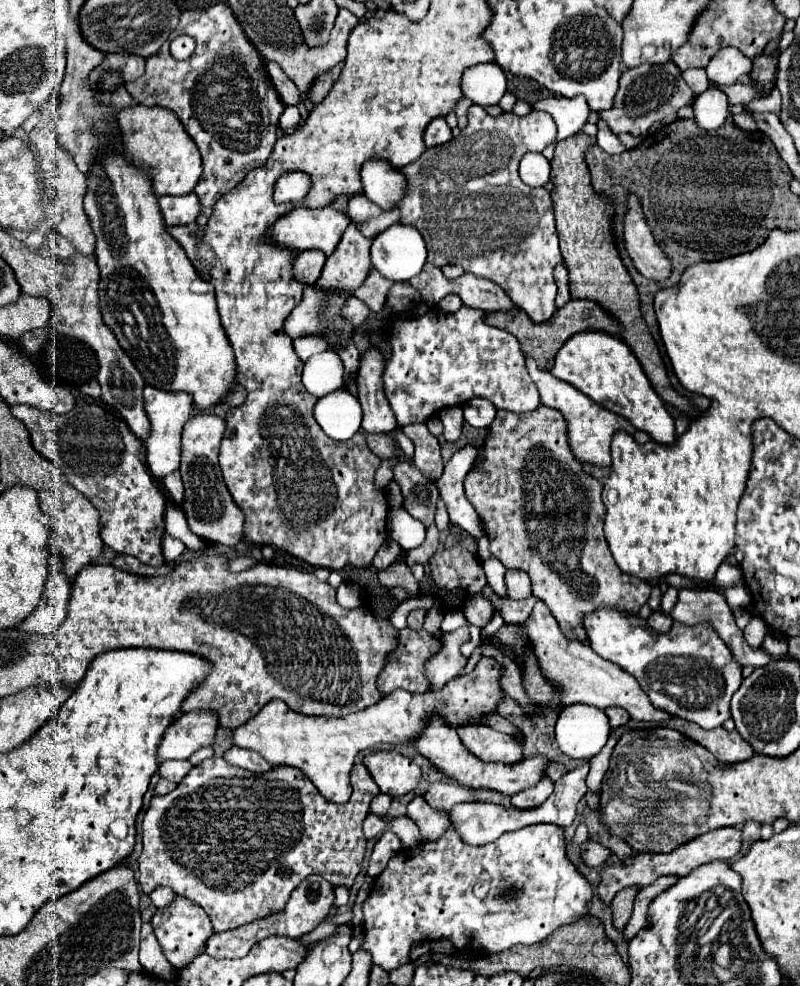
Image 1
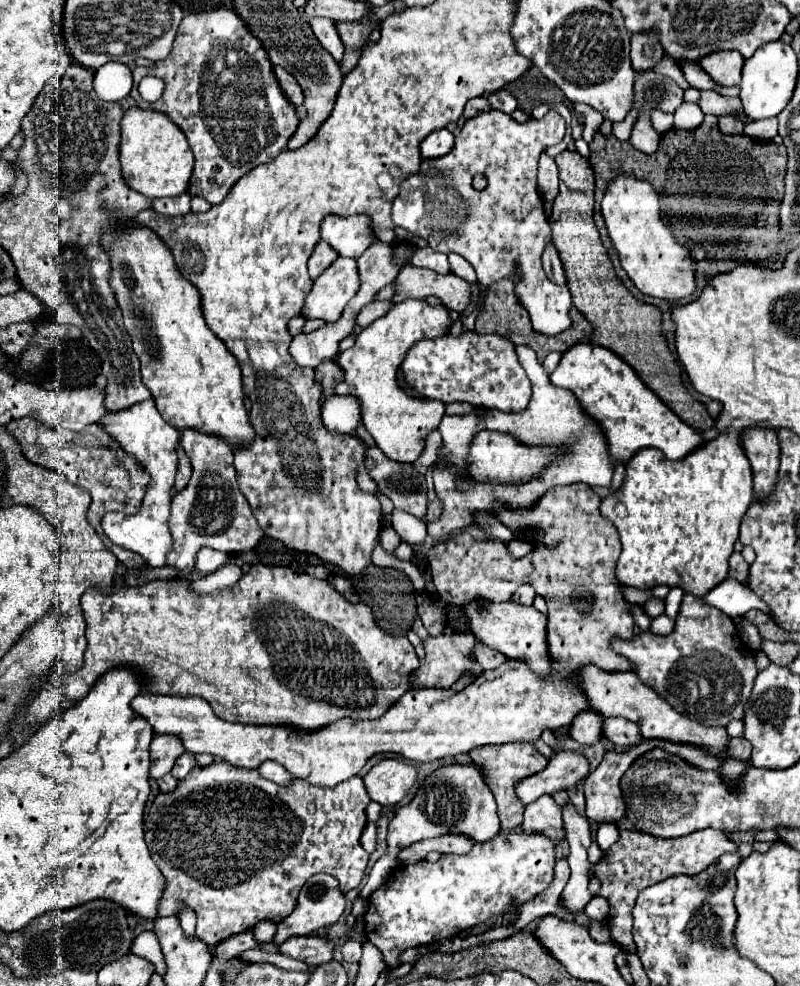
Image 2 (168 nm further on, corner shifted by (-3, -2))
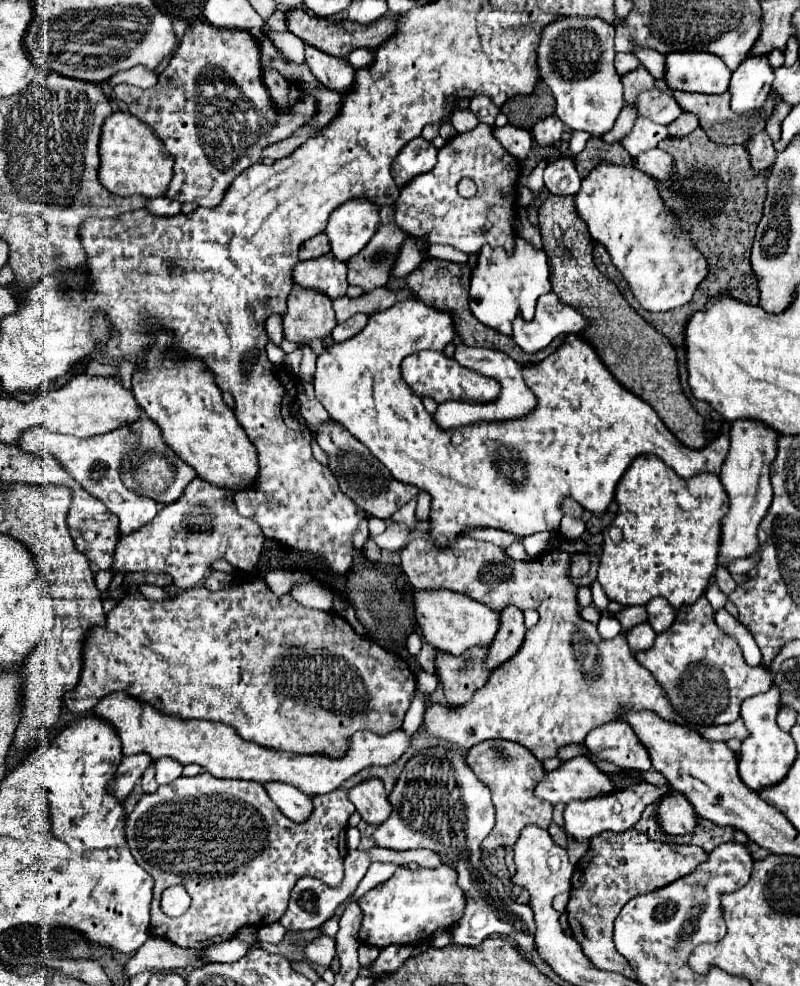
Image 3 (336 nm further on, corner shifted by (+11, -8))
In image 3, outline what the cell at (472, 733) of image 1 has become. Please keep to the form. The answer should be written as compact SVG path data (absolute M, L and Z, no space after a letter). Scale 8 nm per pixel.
M489 740L489 742L481 742L481 744L473 746L467 752L467 764L475 772L475 776L491 790L495 812L497 812L495 828L483 840L485 854L493 854L493 850L501 848L501 846L513 846L515 840L519 838L519 832L527 824L537 824L541 828L549 828L553 806L549 802L543 802L533 796L533 788L543 778L545 770L541 766L541 762L529 750L525 750L517 742Z

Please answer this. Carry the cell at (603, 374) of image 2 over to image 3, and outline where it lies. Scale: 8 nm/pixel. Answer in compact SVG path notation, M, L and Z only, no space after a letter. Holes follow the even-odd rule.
M403 300L369 316L367 326L357 336L329 346L317 358L315 372L315 396L331 418L339 420L361 444L365 444L399 482L413 484L431 494L431 536L435 546L451 546L465 526L493 526L517 536L529 536L545 530L555 532L559 530L561 522L559 502L565 496L577 500L581 506L585 506L585 510L603 514L613 500L615 486L623 472L629 468L633 458L645 452L659 456L681 478L691 478L697 472L721 472L721 464L729 450L727 434L715 438L701 450L689 450L667 430L647 402L631 394L611 376L591 344L577 334L569 334L565 344L543 362L525 366L525 382L539 400L533 414L521 420L493 424L481 422L453 432L443 432L437 428L433 416L423 408L421 398L415 396L413 390L401 380L399 364L405 356L419 350L443 350L453 338L453 320L447 312L425 306L421 300ZM517 472L521 474L521 480L515 482L513 478Z

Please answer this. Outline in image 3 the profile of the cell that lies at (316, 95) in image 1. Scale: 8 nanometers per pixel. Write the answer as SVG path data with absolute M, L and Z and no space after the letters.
M295 10L295 12L287 12L287 14L289 14L287 26L289 26L289 30L295 36L299 36L303 42L311 42L313 46L317 46L325 54L331 54L331 56L337 56L337 58L347 58L353 48L365 47L370 50L375 50L377 46L381 46L395 32L393 26L395 26L395 22L399 18L399 14L385 14L377 22L359 24L359 22L351 22L351 20L315 18L315 16L309 16L303 10Z

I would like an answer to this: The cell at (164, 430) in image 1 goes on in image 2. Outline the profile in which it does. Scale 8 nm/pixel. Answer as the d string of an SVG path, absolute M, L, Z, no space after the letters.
M153 398L133 404L131 408L125 408L119 412L109 412L107 416L99 420L99 426L103 428L103 432L107 432L113 438L117 448L133 456L135 462L149 474L149 484L147 484L141 510L131 516L119 511L108 512L102 519L102 528L115 544L121 544L137 552L147 566L161 568L167 552L171 550L171 534L167 528L167 518L169 518L169 506L171 506L171 488L173 488L173 480L177 472L175 444L179 442L179 430L161 418Z

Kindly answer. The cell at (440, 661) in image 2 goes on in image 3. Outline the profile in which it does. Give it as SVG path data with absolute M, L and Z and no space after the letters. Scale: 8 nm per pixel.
M471 648L461 656L451 656L443 650L435 650L435 672L451 706L463 706L471 700L473 692L487 682L489 668L483 666L485 654L487 648Z

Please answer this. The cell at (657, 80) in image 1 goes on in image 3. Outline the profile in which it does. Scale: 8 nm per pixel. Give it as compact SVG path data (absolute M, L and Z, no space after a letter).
M653 148L649 152L641 152L637 156L637 166L641 166L641 170L645 170L647 174L651 174L657 180L663 180L667 186L673 184L673 172L671 172L671 164L673 158L669 154L661 154L661 150Z

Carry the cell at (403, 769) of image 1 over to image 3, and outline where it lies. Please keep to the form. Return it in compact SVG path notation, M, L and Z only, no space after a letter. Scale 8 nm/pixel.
M367 778L359 784L355 784L349 790L349 800L353 802L353 806L361 814L361 818L375 826L385 822L391 814L391 804L387 800L383 782L379 778Z

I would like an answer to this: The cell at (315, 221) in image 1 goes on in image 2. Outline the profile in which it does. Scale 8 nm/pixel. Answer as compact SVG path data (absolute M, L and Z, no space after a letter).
M363 214L355 216L327 216L321 224L321 238L327 240L339 256L359 258L373 244L371 218Z

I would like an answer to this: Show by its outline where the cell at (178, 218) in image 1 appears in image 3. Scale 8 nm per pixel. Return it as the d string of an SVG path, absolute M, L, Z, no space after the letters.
M161 196L161 198L149 200L145 208L149 208L149 212L157 214L157 216L175 216L181 212L181 202L175 202L175 200Z

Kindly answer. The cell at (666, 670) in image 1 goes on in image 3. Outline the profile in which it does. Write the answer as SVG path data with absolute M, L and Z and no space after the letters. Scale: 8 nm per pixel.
M703 596L695 604L691 604L689 608L681 606L681 610L677 610L677 616L675 616L675 622L671 624L671 628L663 634L657 634L655 644L649 650L637 652L635 658L641 666L645 666L653 674L653 678L665 690L665 696L669 698L673 710L685 722L695 724L695 726L719 726L719 724L735 722L739 716L741 702L749 696L755 696L755 694L769 690L769 686L771 686L769 670L763 666L749 666L745 662L737 642L727 638L717 628L713 608Z

